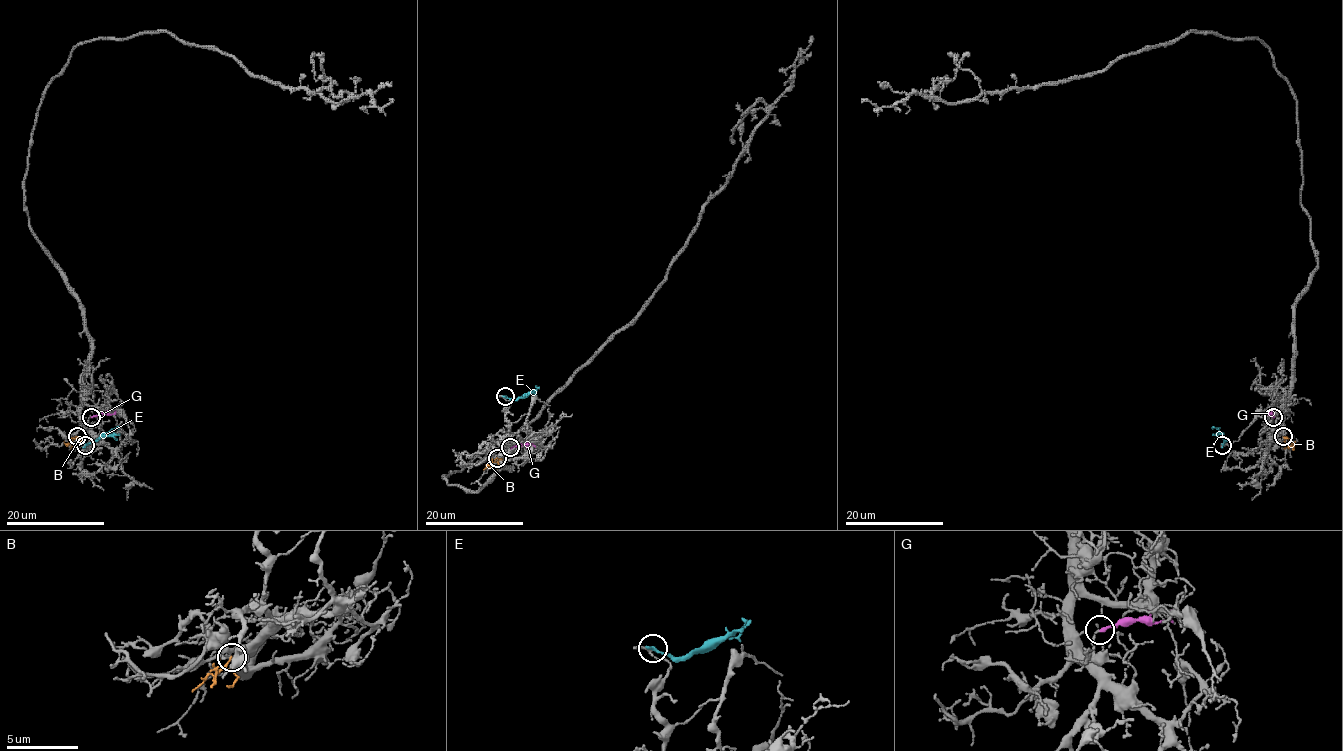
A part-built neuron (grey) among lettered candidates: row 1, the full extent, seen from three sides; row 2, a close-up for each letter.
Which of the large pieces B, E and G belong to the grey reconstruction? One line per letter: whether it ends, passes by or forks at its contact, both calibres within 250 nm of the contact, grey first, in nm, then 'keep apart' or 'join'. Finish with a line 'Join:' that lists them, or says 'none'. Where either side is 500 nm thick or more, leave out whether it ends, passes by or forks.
B: it passes by; calibres 150 and 110 nm; keep apart
E: it ends; calibres 130 and 240 nm; keep apart
G: it ends; calibres 170 and 220 nm; keep apart
Join: none

